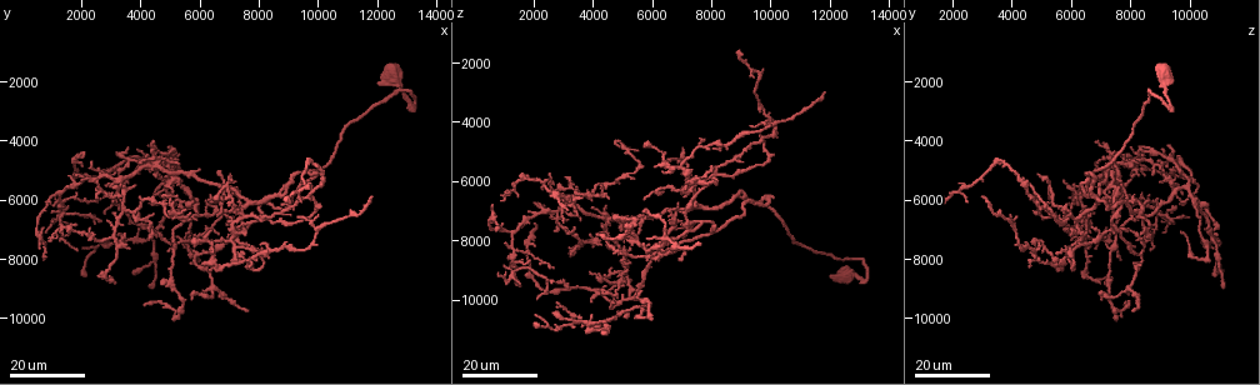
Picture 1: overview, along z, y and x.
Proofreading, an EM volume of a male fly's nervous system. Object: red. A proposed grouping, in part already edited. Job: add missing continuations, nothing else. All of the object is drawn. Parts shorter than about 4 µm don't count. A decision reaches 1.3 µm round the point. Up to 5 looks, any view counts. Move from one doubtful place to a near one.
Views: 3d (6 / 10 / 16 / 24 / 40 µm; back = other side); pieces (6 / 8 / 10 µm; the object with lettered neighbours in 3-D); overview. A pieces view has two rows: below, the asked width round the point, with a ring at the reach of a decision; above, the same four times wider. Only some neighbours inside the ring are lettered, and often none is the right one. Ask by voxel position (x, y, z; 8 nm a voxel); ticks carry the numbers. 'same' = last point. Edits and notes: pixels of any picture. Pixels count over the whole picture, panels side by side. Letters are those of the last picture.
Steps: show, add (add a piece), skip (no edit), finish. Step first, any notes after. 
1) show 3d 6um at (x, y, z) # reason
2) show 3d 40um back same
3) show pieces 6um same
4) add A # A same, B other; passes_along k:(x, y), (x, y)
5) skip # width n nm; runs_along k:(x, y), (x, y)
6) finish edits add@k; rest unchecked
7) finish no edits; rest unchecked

show 3d 24um at (3100, 5600, 5900) # free end

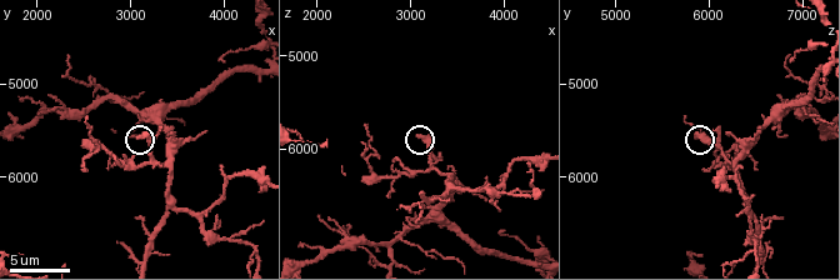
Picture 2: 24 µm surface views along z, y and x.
show pieces 10um at (3050, 5600, 5850) # what lies round it

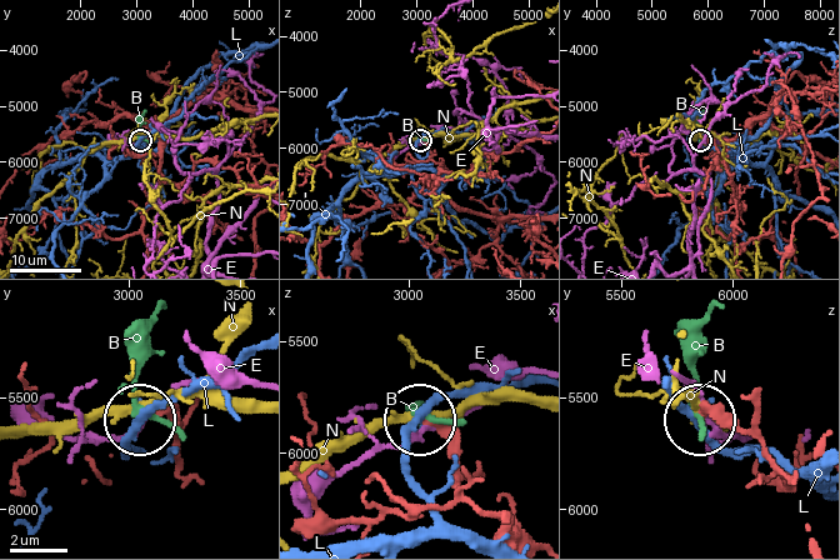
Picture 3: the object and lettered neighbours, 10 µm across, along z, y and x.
skip # B other, E other, L other, N other; no lettered piece goes on from it

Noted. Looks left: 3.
show 3d 16um at (5600, 7000, 9700) # end of a long branch

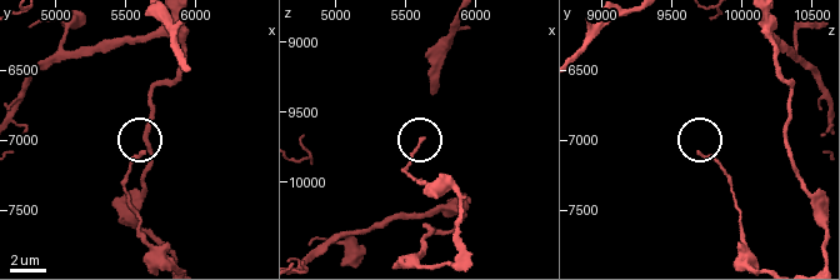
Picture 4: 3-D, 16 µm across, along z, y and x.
show pieces 8um at (5600, 7080, 9700)

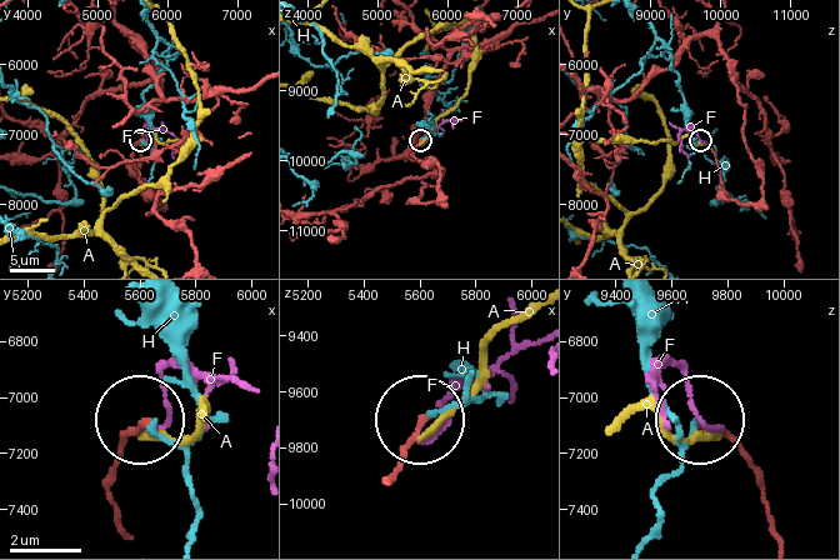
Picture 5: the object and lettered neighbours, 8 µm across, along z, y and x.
skip # A other, F other, H other; runs_along 5:(389, 480), (413, 445), (415, 421); none of them fits

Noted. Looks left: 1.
finish no edits; rest unchecked

